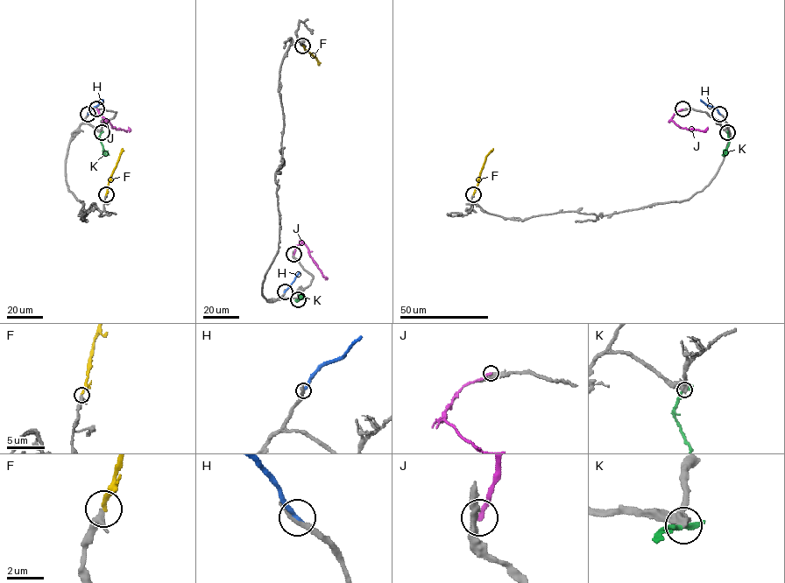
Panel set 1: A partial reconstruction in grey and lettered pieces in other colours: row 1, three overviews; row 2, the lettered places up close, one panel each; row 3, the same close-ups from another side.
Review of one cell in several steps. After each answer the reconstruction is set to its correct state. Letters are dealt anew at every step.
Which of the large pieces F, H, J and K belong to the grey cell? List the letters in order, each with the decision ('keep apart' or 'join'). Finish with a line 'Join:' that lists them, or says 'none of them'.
F: join
H: keep apart
J: keep apart
K: keep apart
Join: F

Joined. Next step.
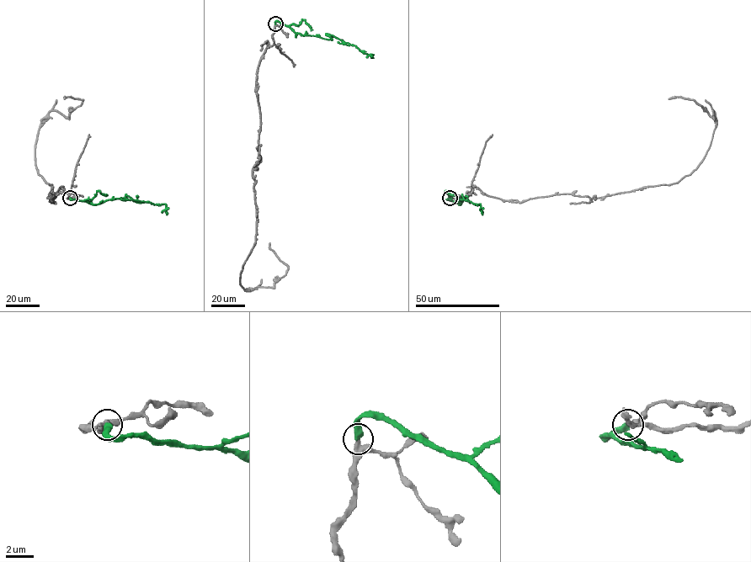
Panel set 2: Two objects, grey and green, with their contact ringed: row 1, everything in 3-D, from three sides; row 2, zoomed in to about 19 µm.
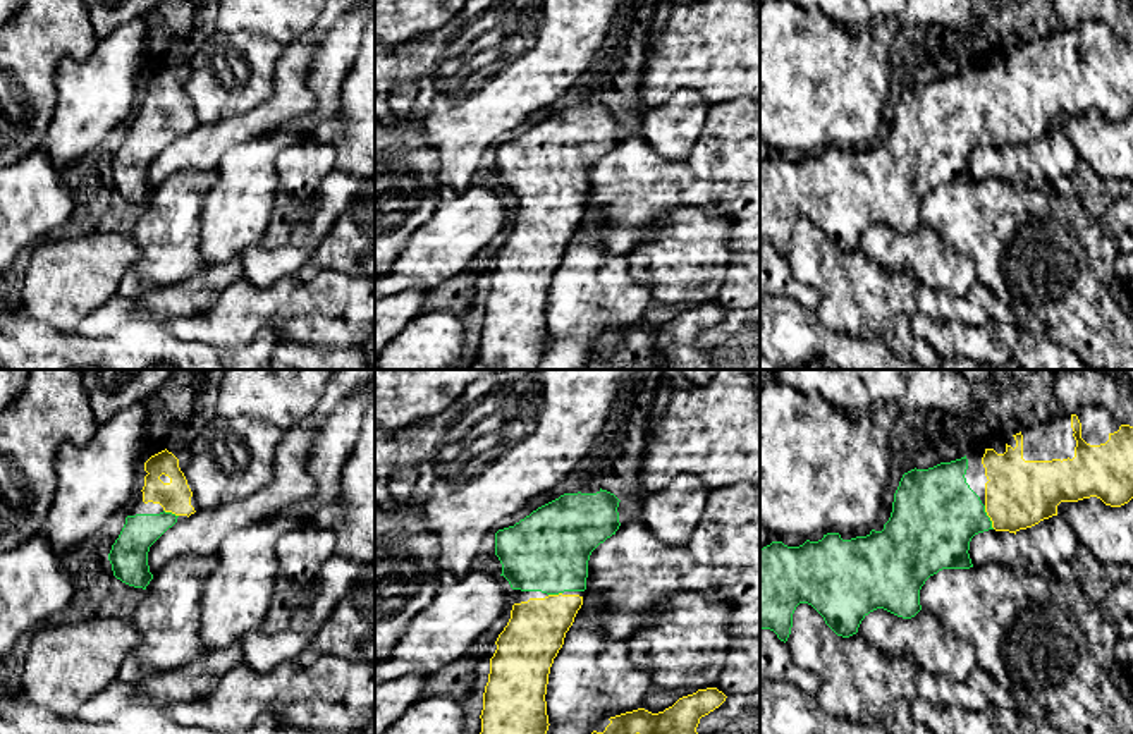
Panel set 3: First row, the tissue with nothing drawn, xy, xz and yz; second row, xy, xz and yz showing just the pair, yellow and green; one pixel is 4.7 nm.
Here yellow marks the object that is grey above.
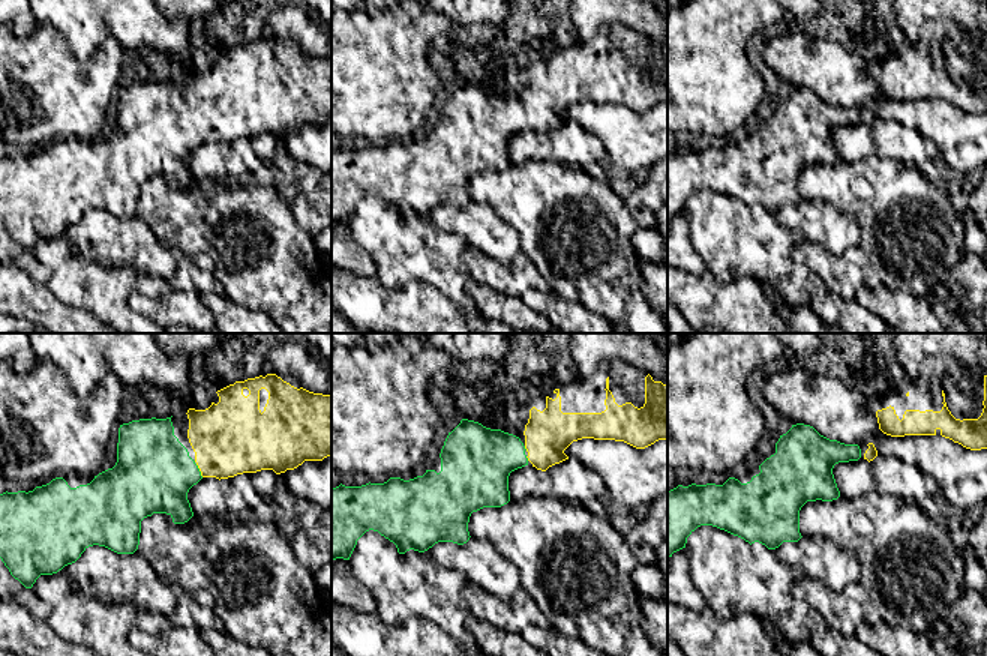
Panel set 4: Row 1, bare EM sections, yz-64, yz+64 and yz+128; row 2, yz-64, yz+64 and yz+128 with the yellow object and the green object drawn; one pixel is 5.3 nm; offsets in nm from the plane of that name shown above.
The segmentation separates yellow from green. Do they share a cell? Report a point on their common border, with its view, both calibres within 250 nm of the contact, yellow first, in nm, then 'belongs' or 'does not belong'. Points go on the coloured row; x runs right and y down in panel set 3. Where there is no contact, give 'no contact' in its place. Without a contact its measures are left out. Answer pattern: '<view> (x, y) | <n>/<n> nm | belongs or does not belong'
yz (989, 516) | 320/400 nm | belongs

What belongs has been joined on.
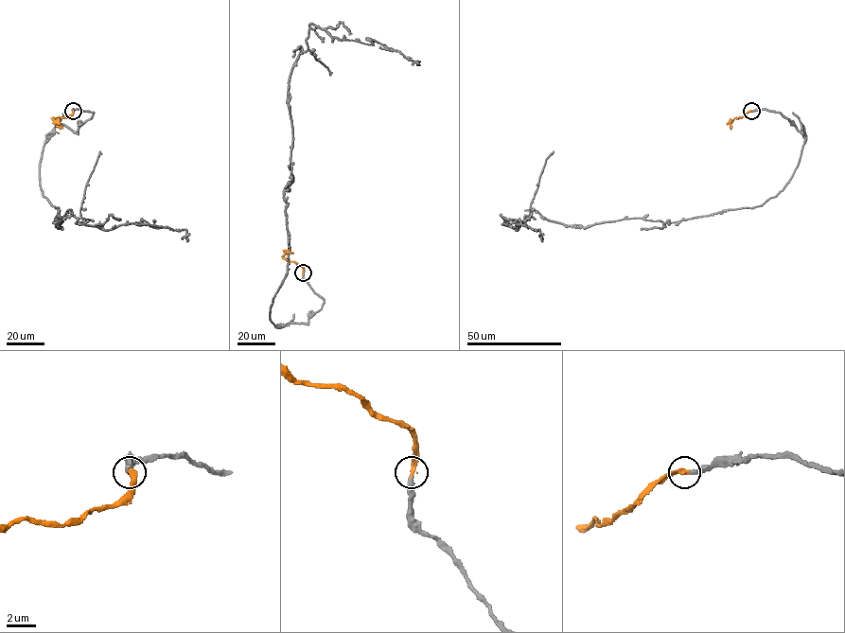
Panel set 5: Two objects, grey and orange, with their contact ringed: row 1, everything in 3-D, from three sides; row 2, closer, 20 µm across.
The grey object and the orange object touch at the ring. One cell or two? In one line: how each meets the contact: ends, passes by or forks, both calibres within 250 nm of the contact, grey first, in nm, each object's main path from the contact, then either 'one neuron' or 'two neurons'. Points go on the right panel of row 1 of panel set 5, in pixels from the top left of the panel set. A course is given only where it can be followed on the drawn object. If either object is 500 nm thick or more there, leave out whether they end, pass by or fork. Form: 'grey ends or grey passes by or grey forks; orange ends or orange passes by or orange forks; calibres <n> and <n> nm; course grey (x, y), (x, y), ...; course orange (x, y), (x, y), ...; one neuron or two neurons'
grey ends; orange ends; calibres 240 and 280 nm; course grey (751, 111), (803, 127), (775, 196), (671, 222), (583, 227), (532, 209), (501, 224), (542, 241); course orange (751, 111), (734, 118), (730, 128); one neuron

